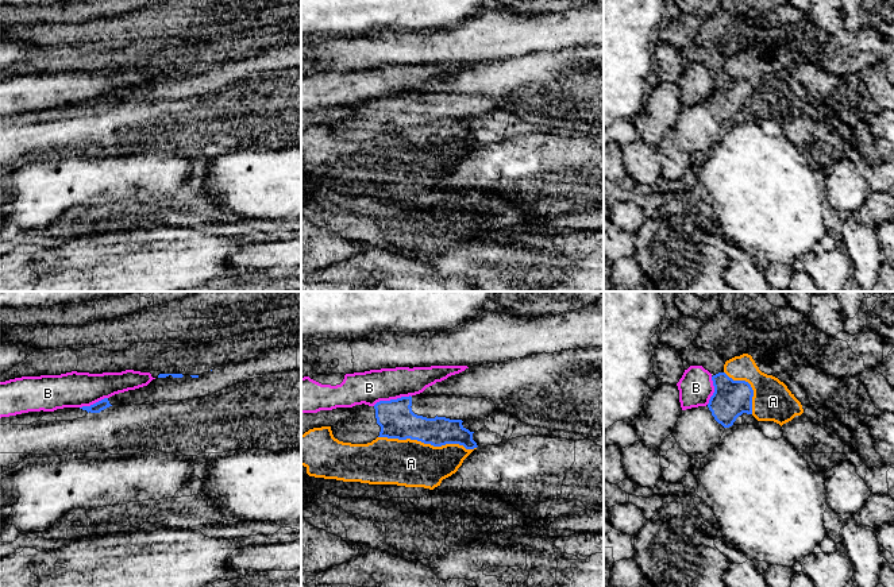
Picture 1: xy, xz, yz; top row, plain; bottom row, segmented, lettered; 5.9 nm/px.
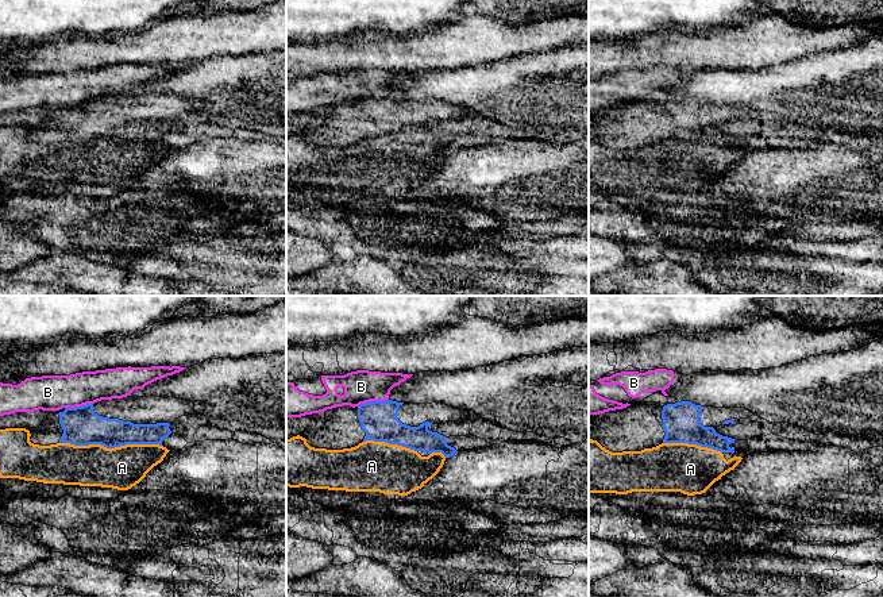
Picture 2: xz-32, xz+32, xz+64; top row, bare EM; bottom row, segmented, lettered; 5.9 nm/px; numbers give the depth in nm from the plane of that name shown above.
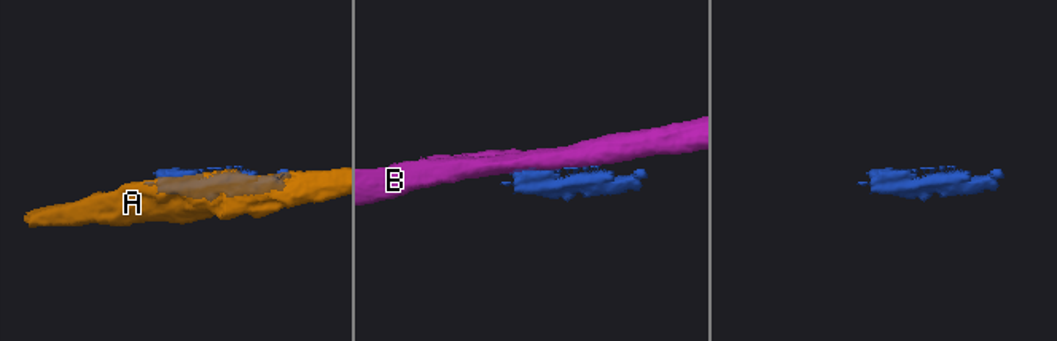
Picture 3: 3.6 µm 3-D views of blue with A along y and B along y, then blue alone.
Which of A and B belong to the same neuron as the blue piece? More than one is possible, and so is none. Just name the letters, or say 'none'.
none

